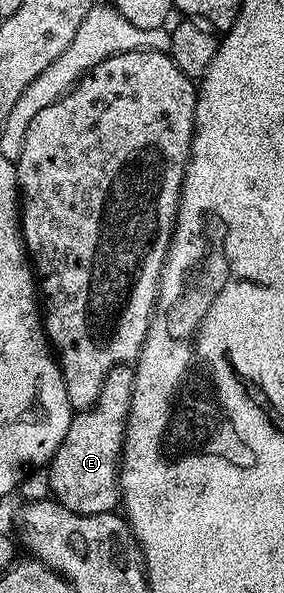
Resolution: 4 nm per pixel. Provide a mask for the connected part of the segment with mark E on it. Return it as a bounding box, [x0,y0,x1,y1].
[46,366,135,515]

